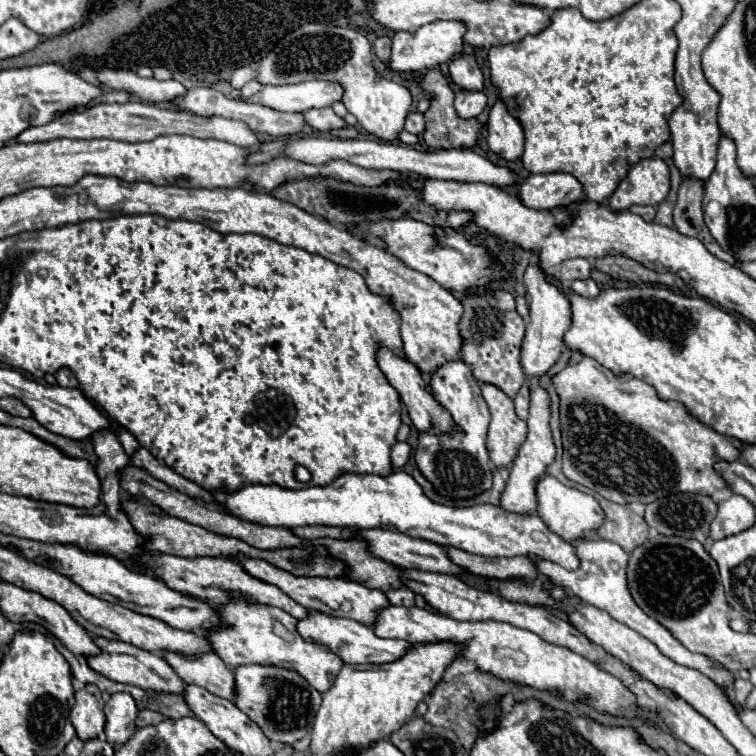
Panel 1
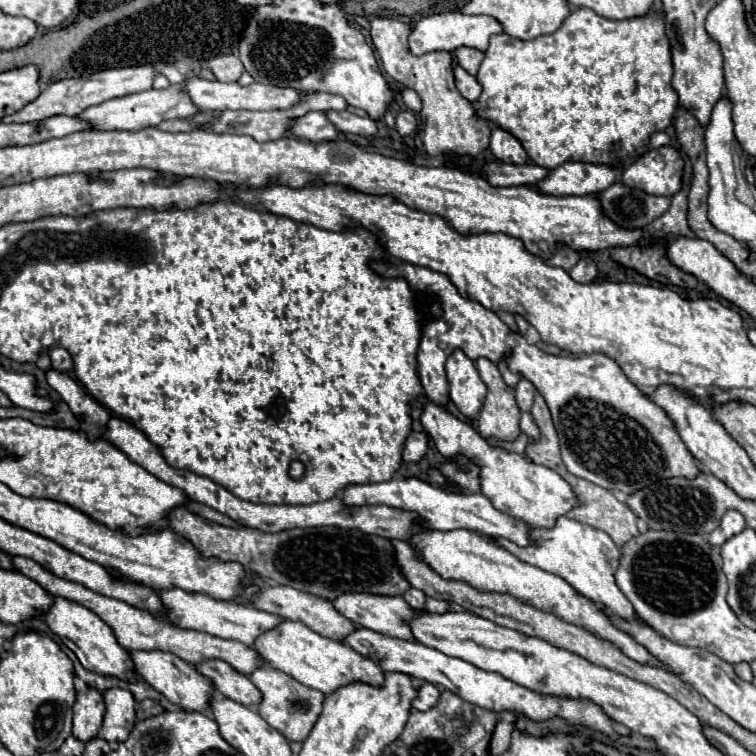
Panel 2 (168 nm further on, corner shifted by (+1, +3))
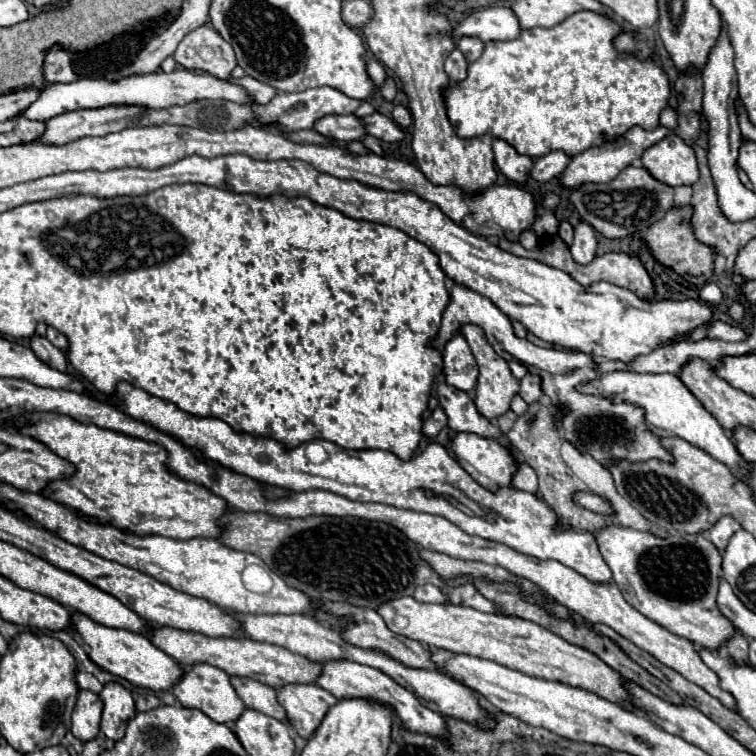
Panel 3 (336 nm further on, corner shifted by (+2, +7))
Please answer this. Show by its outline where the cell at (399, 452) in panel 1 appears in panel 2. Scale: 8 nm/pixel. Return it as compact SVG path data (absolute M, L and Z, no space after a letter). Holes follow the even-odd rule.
M424 431L410 433L404 447L404 461L420 461L428 449L428 435Z

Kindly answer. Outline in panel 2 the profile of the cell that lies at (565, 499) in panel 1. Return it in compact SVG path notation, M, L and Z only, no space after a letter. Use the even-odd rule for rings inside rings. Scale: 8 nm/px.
M428 401L420 421L424 425L424 431L434 439L438 451L444 457L464 457L480 469L480 491L492 501L498 511L520 519L532 527L552 527L556 523L556 517L566 515L578 503L570 485L556 471L526 461L518 453L510 453L502 447L490 445L474 427L456 419L440 405Z

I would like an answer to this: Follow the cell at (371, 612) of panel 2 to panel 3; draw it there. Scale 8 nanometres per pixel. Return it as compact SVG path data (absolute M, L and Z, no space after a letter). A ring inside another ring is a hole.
M413 597L391 599L387 603L381 603L375 611L383 617L385 625L393 633L415 639L427 647L437 647L437 649L447 649L451 653L491 659L499 665L521 671L525 675L533 675L533 677L547 679L547 681L559 681L559 683L567 683L567 685L573 685L585 691L593 691L601 695L603 699L623 705L625 709L633 709L629 707L625 699L625 689L621 687L623 679L621 675L617 675L617 671L605 665L591 651L561 639L559 635L551 633L549 629L537 623L531 623L519 617L483 613L483 611L477 611L471 607L459 607L459 605L417 603ZM395 617L405 617L407 625L395 625Z

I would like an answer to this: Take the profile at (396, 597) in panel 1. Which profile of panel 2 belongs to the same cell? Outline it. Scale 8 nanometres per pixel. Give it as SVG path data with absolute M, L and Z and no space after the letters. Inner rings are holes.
M408 589L406 593L404 593L404 599L406 599L406 603L410 605L410 607L414 607L414 609L424 609L424 603L426 603L426 593L424 591L418 591L418 589Z

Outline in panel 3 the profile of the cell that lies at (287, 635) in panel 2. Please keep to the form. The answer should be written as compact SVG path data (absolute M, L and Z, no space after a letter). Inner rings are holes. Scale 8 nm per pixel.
M335 659L335 661L319 661L321 665L321 675L315 679L315 685L319 685L321 689L329 691L331 695L335 695L337 699L343 697L369 697L375 701L381 701L385 705L391 705L395 709L397 719L409 729L409 731L417 731L417 733L427 733L427 735L437 735L437 737L445 737L445 719L427 709L415 695L411 695L407 689L403 689L399 683L395 683L389 675L385 675L383 671L369 667L369 665L361 665L361 663L353 663L347 659Z

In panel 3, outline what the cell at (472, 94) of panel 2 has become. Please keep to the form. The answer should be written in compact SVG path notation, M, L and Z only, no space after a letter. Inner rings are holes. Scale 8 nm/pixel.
M455 49L447 59L445 59L445 71L453 83L461 83L467 77L467 67L469 63L465 61L463 53Z

